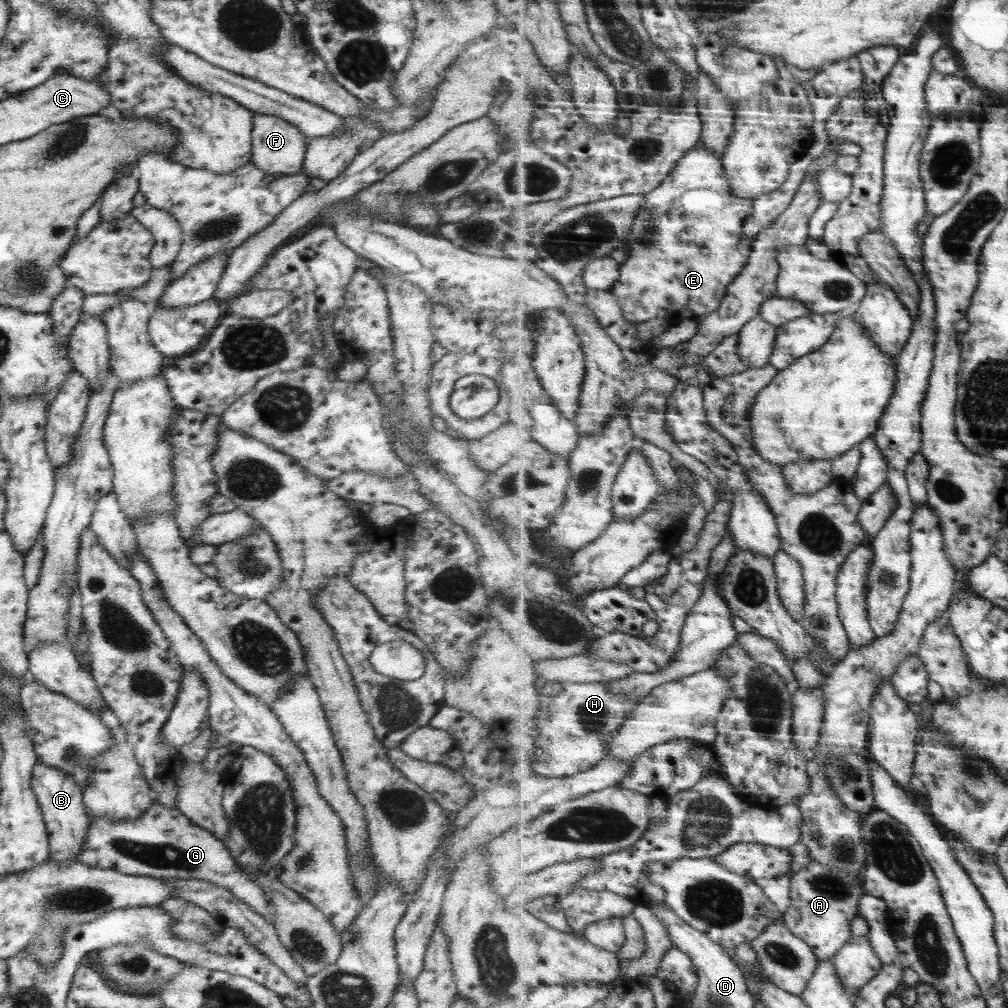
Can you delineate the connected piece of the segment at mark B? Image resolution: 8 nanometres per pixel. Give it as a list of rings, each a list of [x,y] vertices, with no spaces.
[[[40,759],[36,760],[33,768],[30,786],[39,802],[46,831],[49,838],[49,853],[55,862],[75,862],[77,854],[83,849],[83,844],[90,829],[90,820],[85,814],[82,799],[82,788],[77,782],[56,767],[42,765]]]

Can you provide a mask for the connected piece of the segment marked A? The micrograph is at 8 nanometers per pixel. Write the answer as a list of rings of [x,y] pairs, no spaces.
[[[813,860],[802,872],[791,877],[791,905],[784,918],[788,928],[813,945],[820,962],[833,960],[835,956],[855,937],[852,921],[860,916],[861,900],[868,894],[864,875],[832,868],[821,860]]]

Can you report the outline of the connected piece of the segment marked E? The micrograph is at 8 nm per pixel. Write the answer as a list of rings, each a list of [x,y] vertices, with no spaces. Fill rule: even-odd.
[[[705,145],[691,150],[675,171],[647,196],[646,206],[626,241],[630,260],[622,266],[619,284],[611,288],[624,305],[625,319],[642,323],[654,318],[668,318],[670,326],[674,326],[716,312],[722,306],[729,286],[737,282],[752,259],[755,242],[752,237],[746,237],[745,226],[750,216],[754,216],[756,199],[742,199],[733,192],[733,183],[722,157]]]

